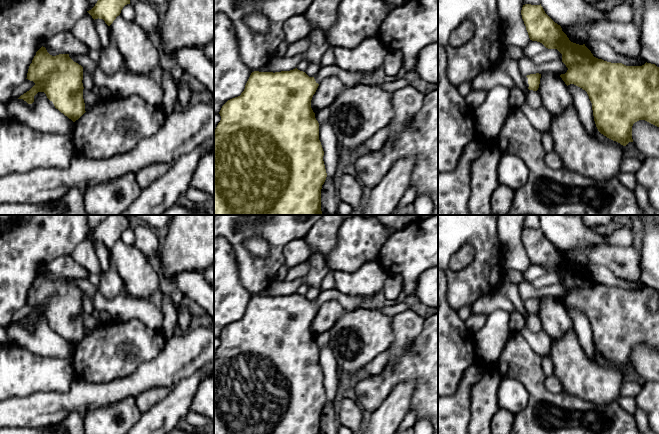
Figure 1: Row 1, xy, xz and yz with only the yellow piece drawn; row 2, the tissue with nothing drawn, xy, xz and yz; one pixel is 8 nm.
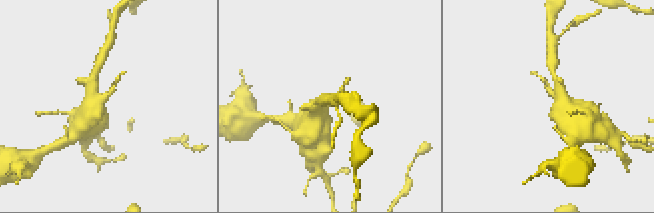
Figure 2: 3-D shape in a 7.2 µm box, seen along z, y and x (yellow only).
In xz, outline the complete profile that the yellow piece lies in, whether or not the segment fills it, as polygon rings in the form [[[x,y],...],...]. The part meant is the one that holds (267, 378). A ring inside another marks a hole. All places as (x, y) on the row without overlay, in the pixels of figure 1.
[[[335,288],[321,291],[315,301],[309,301],[305,296],[297,292],[275,297],[252,296],[241,319],[228,324],[222,330],[219,336],[221,344],[214,354],[214,434],[321,434],[321,413],[326,404],[327,397],[323,385],[324,375],[319,364],[319,347],[311,332],[312,321],[320,306],[329,300],[336,300],[346,311],[353,311],[358,309],[362,302],[368,301],[373,297],[346,295]]]

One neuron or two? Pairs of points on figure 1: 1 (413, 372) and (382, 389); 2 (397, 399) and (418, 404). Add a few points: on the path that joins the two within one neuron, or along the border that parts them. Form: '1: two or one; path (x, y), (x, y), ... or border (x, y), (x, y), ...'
1: one; path (405, 372), (398, 373), (390, 381)
2: two; border (413, 381), (413, 394), (408, 410)

